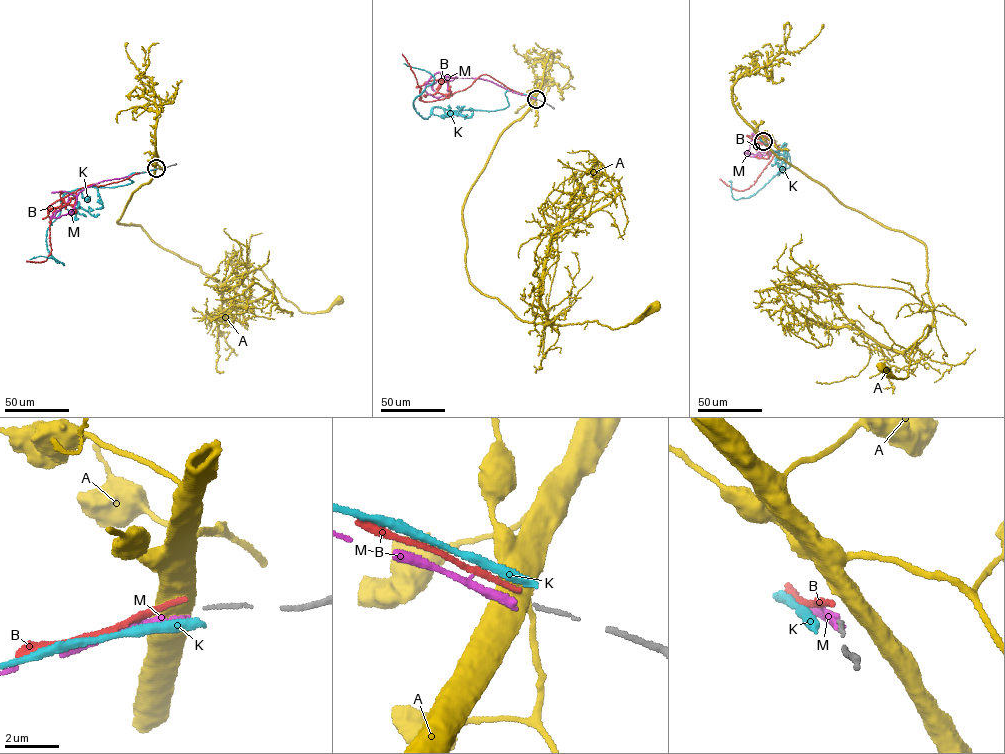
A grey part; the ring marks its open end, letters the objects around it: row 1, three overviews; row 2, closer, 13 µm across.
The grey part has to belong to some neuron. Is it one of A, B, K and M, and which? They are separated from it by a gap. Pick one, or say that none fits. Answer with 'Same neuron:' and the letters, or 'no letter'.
Same neuron: M

